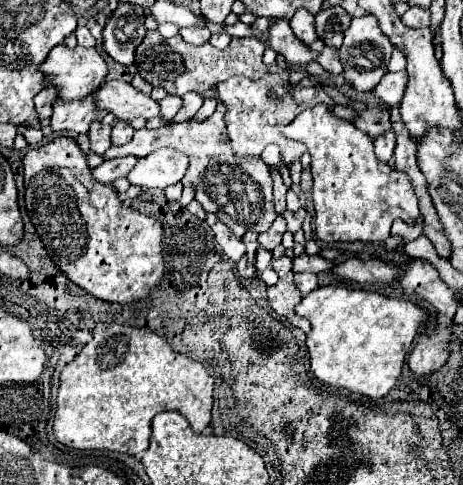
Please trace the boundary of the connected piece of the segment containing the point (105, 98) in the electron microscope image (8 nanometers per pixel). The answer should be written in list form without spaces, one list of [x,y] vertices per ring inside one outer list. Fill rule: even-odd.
[[[108,79],[94,93],[96,109],[104,109],[112,113],[116,119],[150,119],[158,117],[158,103],[150,99],[150,95],[140,93],[124,79]]]

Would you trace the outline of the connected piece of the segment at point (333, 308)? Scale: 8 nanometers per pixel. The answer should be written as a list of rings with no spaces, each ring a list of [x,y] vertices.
[[[342,285],[316,287],[302,297],[294,311],[312,323],[306,347],[316,379],[370,399],[380,399],[394,387],[414,337],[428,323],[428,313],[412,301],[390,299],[370,291],[352,291]]]

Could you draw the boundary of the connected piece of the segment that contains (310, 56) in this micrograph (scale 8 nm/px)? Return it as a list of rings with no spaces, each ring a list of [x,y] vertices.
[[[274,19],[270,29],[268,29],[268,39],[266,45],[280,53],[288,63],[292,65],[306,65],[316,59],[318,53],[310,51],[302,41],[298,41],[288,25],[286,19]]]

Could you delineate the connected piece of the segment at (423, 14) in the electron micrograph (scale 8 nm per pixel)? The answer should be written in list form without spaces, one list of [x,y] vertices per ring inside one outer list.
[[[410,7],[404,15],[402,21],[414,29],[418,27],[428,27],[430,25],[430,11],[424,7]]]

